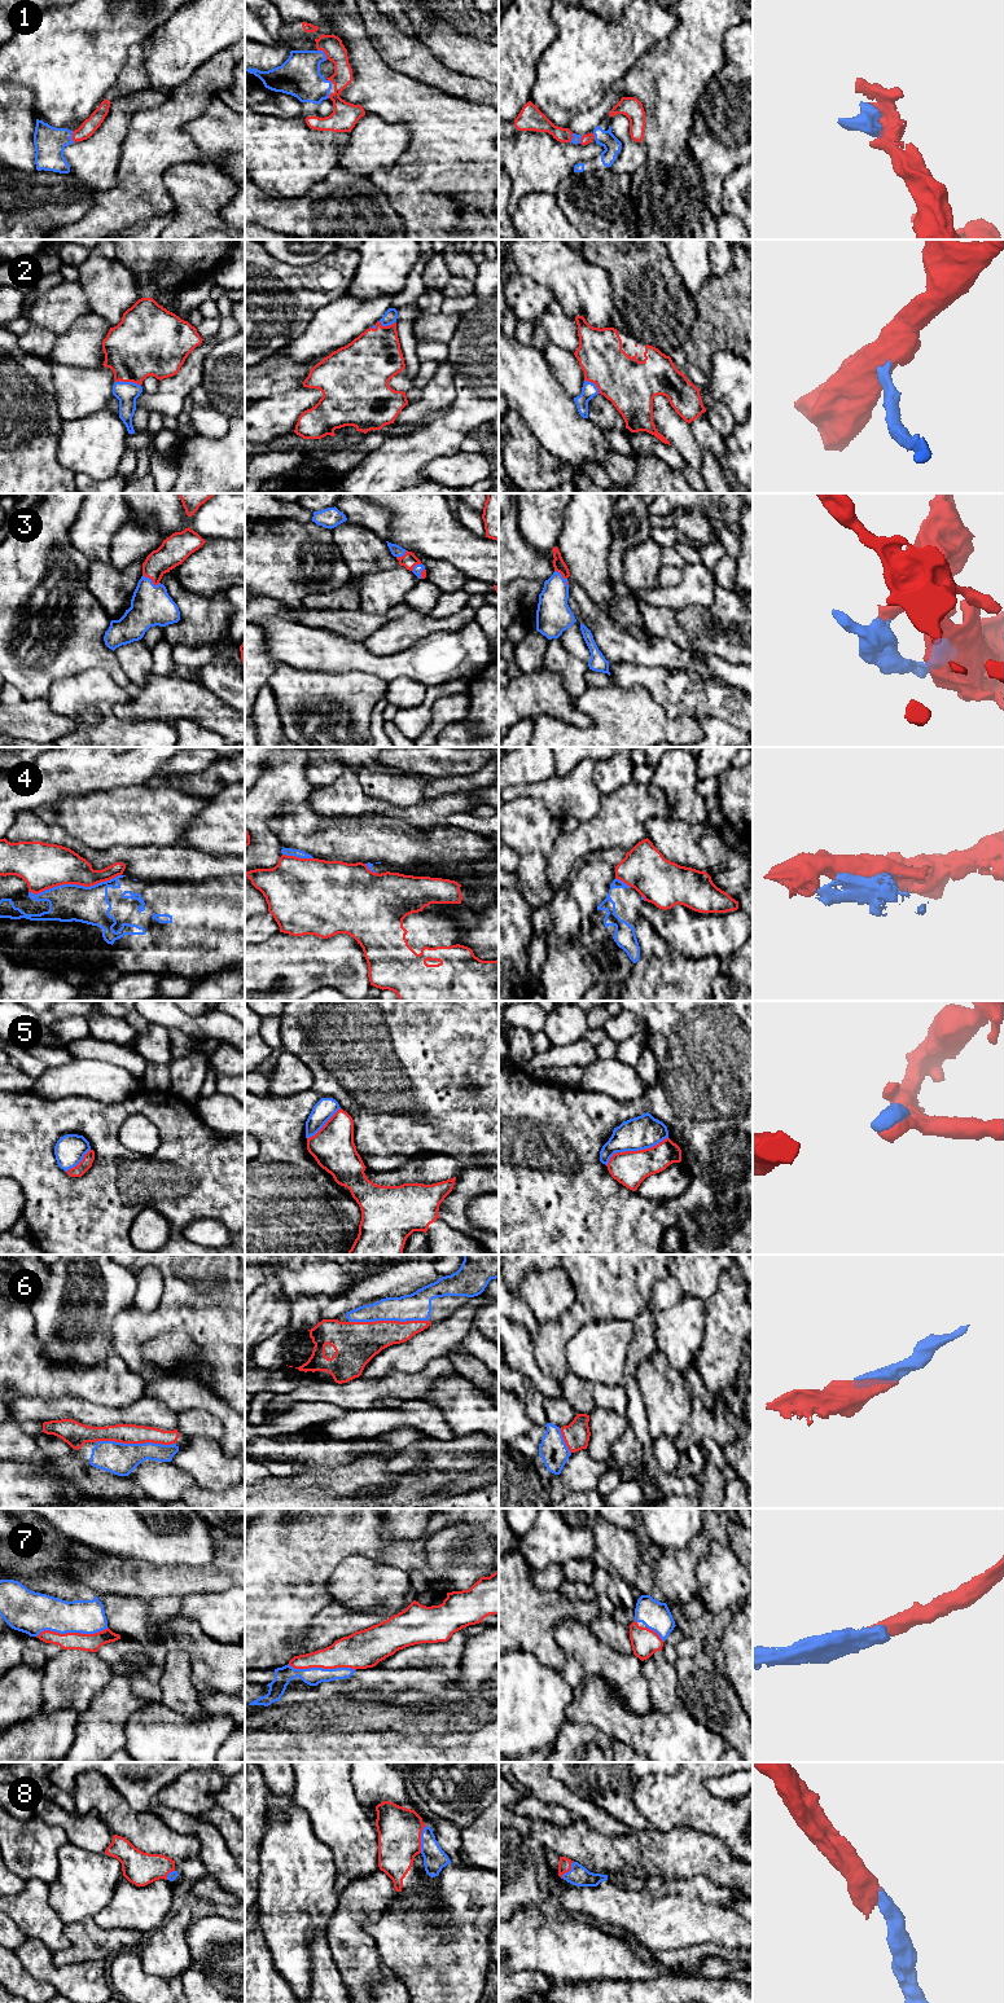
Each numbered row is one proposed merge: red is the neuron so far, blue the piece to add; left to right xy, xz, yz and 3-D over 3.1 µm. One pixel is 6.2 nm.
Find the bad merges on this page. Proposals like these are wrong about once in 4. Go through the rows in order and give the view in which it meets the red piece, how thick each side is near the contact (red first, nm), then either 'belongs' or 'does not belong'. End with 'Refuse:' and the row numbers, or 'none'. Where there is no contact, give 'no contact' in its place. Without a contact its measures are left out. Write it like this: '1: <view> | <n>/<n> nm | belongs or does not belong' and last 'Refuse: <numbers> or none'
1: xz | 130/260 nm | belongs
2: xy | 400/140 nm | belongs
3: xy | 180/260 nm | belongs
4: xy | 280/240 nm | does not belong
5: yz | 220/200 nm | belongs
6: xy | 130/200 nm | belongs
7: xy | 110/240 nm | belongs
8: xz | 280/140 nm | belongs
Refuse: 4

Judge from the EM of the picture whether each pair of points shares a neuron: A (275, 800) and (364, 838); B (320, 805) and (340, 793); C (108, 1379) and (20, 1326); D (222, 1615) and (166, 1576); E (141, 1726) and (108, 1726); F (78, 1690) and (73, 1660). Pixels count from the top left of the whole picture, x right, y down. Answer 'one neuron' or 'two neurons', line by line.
A: two neurons
B: one neuron
C: one neuron
D: two neurons
E: two neurons
F: one neuron

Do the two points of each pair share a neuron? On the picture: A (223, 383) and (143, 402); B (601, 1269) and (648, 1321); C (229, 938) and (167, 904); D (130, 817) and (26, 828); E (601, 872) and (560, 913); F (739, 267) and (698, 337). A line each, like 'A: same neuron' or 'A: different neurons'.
A: different neurons
B: different neurons
C: same neuron
D: different neurons
E: same neuron
F: same neuron

